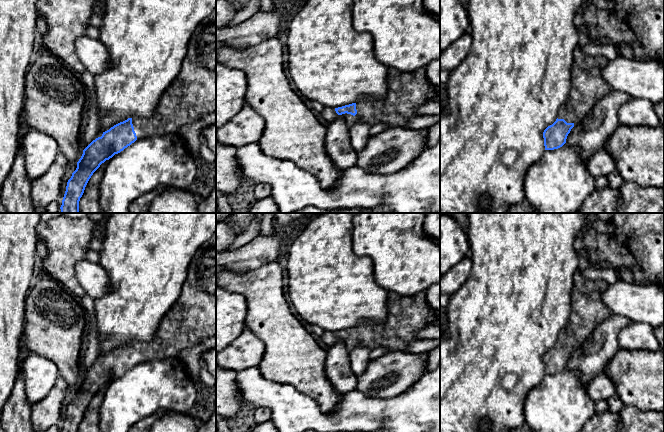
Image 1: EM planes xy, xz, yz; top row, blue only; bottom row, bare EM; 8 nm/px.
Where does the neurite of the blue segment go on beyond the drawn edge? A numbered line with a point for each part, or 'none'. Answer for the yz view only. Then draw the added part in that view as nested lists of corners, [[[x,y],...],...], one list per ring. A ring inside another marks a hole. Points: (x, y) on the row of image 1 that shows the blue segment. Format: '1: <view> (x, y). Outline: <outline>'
1: yz (588, 87). Outline: [[[578,45],[574,51],[572,87],[568,99],[560,107],[557,118],[576,123],[605,95],[614,89],[601,75],[609,60],[603,56],[586,55]]]

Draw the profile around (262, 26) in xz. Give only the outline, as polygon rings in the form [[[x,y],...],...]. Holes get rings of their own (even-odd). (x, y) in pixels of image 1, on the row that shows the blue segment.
[[[279,8],[265,12],[259,10],[248,20],[234,26],[226,26],[216,30],[216,49],[222,46],[247,47],[277,37],[283,13]]]

